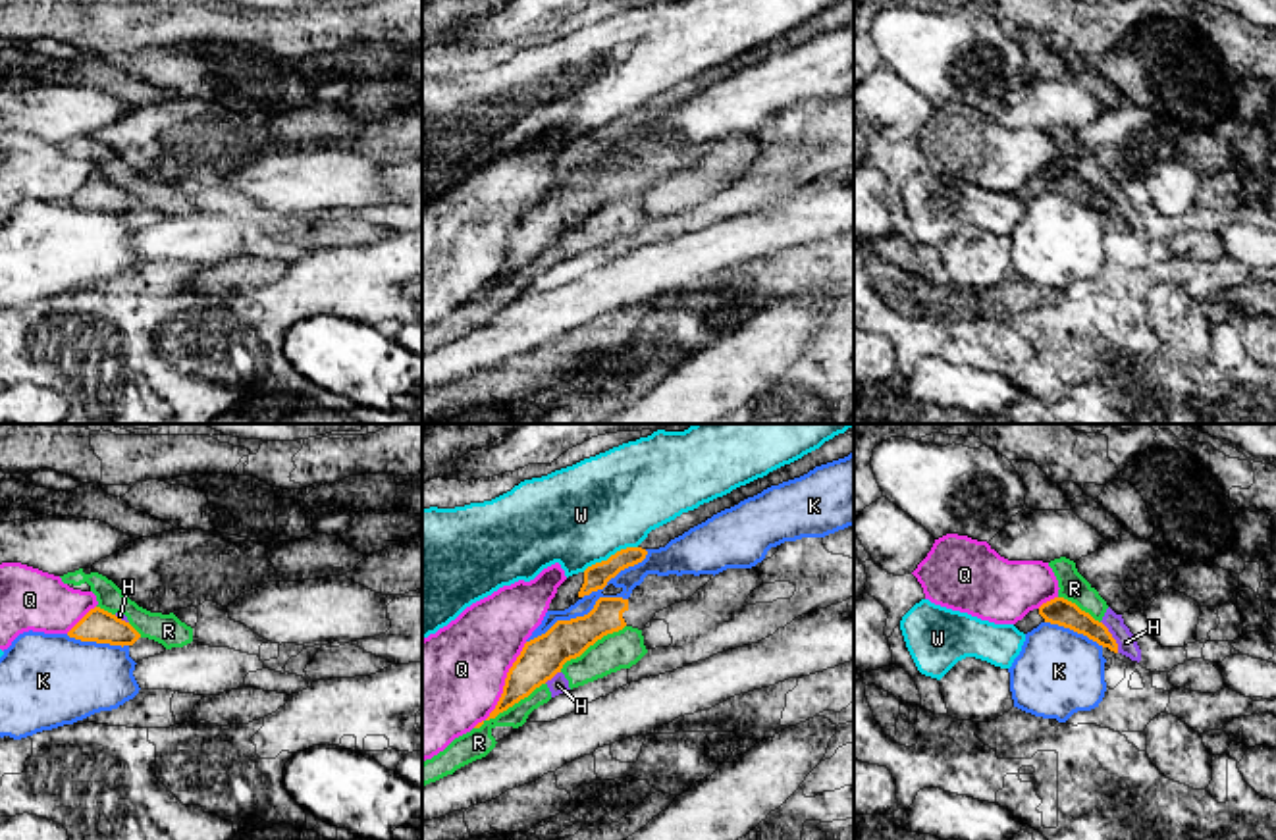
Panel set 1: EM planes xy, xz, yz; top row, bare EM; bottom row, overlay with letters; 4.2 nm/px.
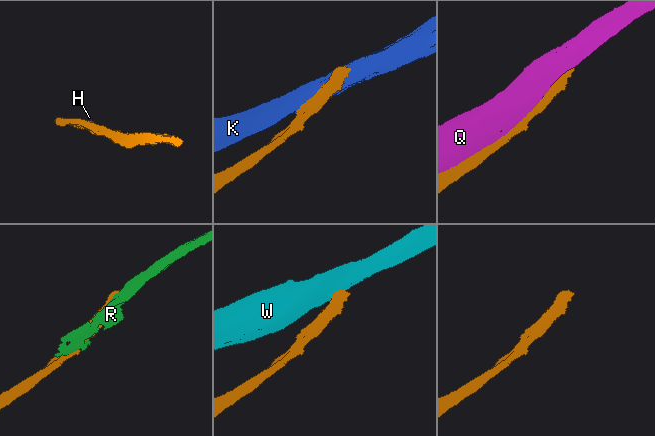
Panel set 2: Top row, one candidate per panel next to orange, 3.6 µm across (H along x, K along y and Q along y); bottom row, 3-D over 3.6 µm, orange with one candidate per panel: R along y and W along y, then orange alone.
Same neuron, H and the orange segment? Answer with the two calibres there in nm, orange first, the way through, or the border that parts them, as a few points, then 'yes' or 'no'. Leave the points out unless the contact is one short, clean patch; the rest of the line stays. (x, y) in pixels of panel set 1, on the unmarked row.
120 nm thick on the orange side, 80 nm on the other; border along yz (1101, 189), (1118, 220); no

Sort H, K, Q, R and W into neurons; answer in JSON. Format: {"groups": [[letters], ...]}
{"groups": [["H", "R"], ["K"], ["Q"], ["W"]]}

